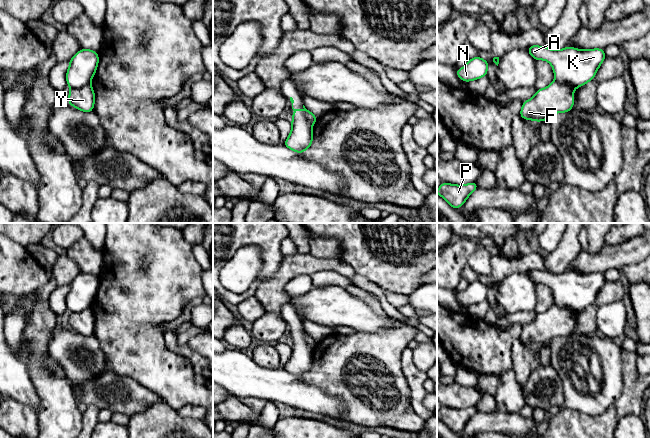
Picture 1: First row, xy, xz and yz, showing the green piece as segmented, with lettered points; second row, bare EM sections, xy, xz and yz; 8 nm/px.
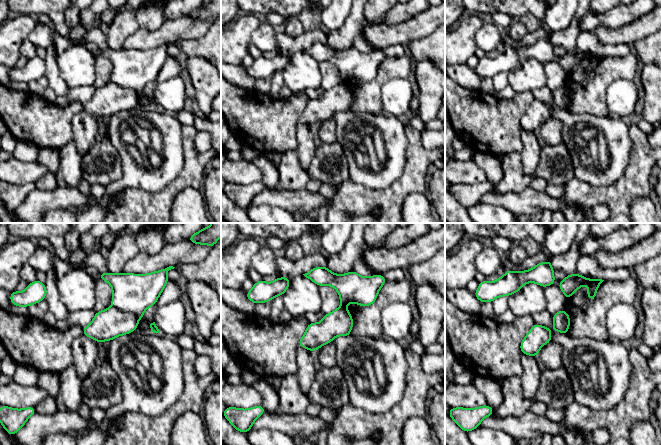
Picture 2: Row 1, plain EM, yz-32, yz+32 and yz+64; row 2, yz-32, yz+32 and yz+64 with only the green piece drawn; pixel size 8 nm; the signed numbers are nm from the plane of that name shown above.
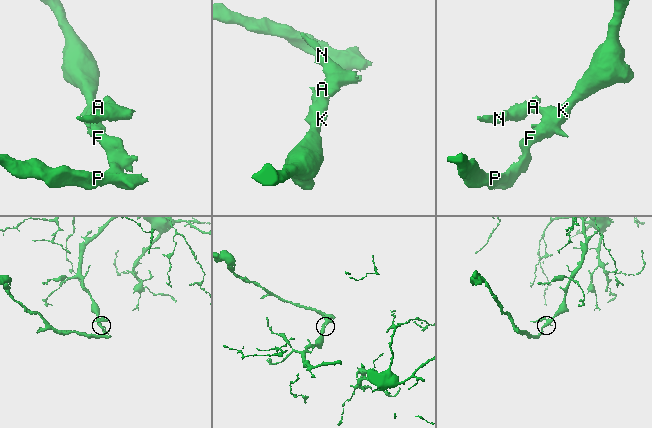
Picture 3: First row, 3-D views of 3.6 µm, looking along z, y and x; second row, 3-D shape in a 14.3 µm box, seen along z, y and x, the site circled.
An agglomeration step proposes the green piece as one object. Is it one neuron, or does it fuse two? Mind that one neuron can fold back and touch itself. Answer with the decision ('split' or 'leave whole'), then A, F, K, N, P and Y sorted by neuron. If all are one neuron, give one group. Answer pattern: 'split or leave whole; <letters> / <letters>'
split; A K N / F P Y

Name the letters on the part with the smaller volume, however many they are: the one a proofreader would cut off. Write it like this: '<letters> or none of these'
F, P, Y

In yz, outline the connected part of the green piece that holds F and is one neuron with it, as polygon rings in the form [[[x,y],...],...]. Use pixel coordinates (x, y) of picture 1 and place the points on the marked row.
[[[554,81],[545,88],[537,89],[531,99],[524,101],[519,116],[525,120],[545,121],[554,113],[569,112],[573,105],[573,89]]]

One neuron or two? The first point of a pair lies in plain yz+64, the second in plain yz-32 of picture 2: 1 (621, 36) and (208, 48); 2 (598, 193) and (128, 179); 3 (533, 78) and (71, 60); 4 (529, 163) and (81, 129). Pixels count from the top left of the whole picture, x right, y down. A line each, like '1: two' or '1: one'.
1: two
2: two
3: one
4: one

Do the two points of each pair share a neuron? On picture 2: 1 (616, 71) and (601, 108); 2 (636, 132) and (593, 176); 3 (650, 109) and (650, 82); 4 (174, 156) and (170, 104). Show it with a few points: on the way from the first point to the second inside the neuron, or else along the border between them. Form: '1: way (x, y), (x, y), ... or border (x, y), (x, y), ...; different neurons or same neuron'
1: way (607, 79), (599, 87), (599, 99); same neuron
2: border (628, 127), (631, 140), (629, 161); different neurons
3: way (650, 102), (650, 89); same neuron
4: border (158, 109), (172, 114); different neurons

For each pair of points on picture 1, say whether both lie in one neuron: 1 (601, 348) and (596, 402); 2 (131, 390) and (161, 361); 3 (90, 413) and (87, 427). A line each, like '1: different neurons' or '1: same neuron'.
1: same neuron
2: different neurons
3: same neuron

